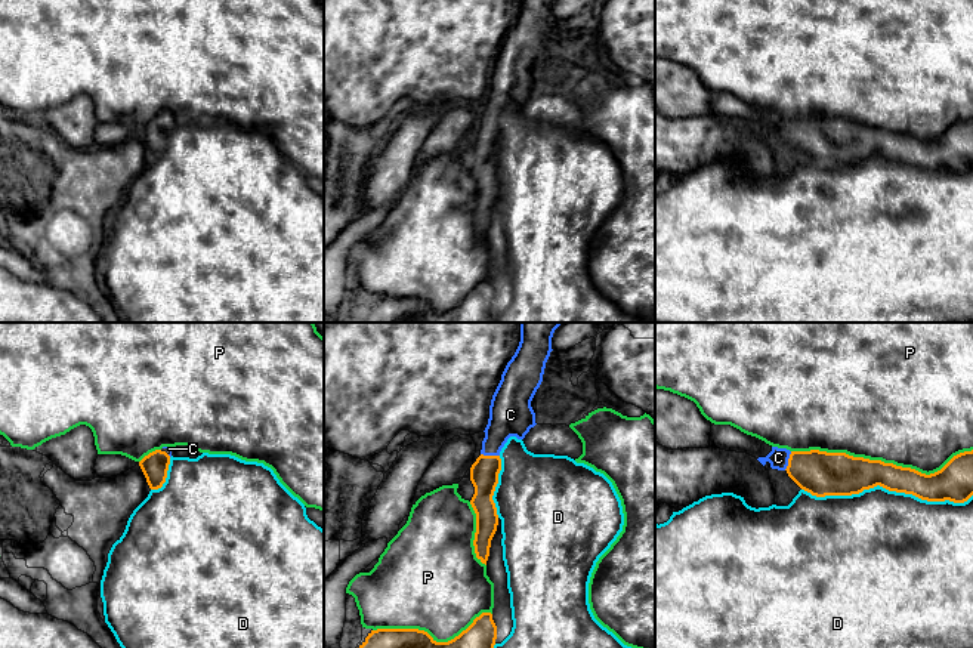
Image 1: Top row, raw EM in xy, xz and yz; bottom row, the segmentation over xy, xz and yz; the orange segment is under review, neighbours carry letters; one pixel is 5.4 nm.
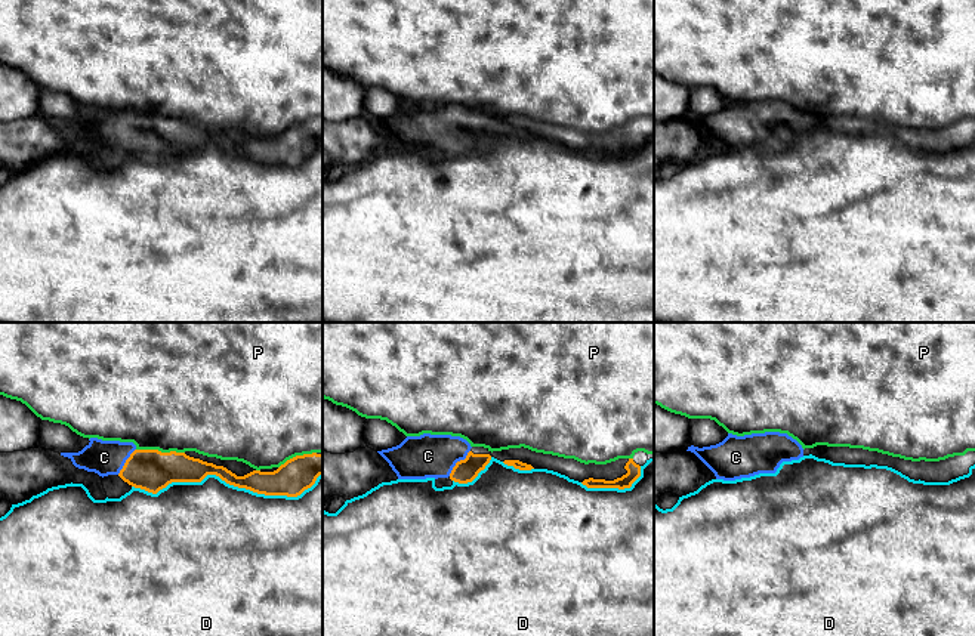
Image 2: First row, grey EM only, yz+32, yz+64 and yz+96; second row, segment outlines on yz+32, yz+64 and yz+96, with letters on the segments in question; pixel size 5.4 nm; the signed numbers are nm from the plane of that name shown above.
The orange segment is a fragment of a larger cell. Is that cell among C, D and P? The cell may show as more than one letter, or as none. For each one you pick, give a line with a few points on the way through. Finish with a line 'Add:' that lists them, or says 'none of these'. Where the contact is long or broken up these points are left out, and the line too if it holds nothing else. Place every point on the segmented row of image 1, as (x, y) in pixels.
C: Path across: xz (484, 474), (490, 456), (496, 434), (509, 414)
Add: C

